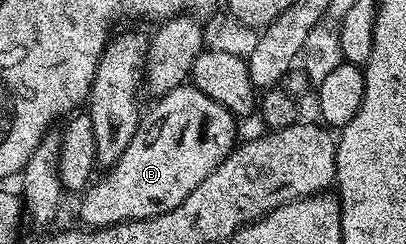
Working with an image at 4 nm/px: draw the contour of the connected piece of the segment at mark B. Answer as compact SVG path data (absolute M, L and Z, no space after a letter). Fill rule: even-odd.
M192 85L171 89L156 100L153 108L144 112L141 124L137 126L131 145L119 157L119 161L104 172L101 180L90 182L81 199L81 219L86 228L110 227L116 223L128 223L131 219L150 219L175 209L233 151L238 142L238 120L223 105Z

